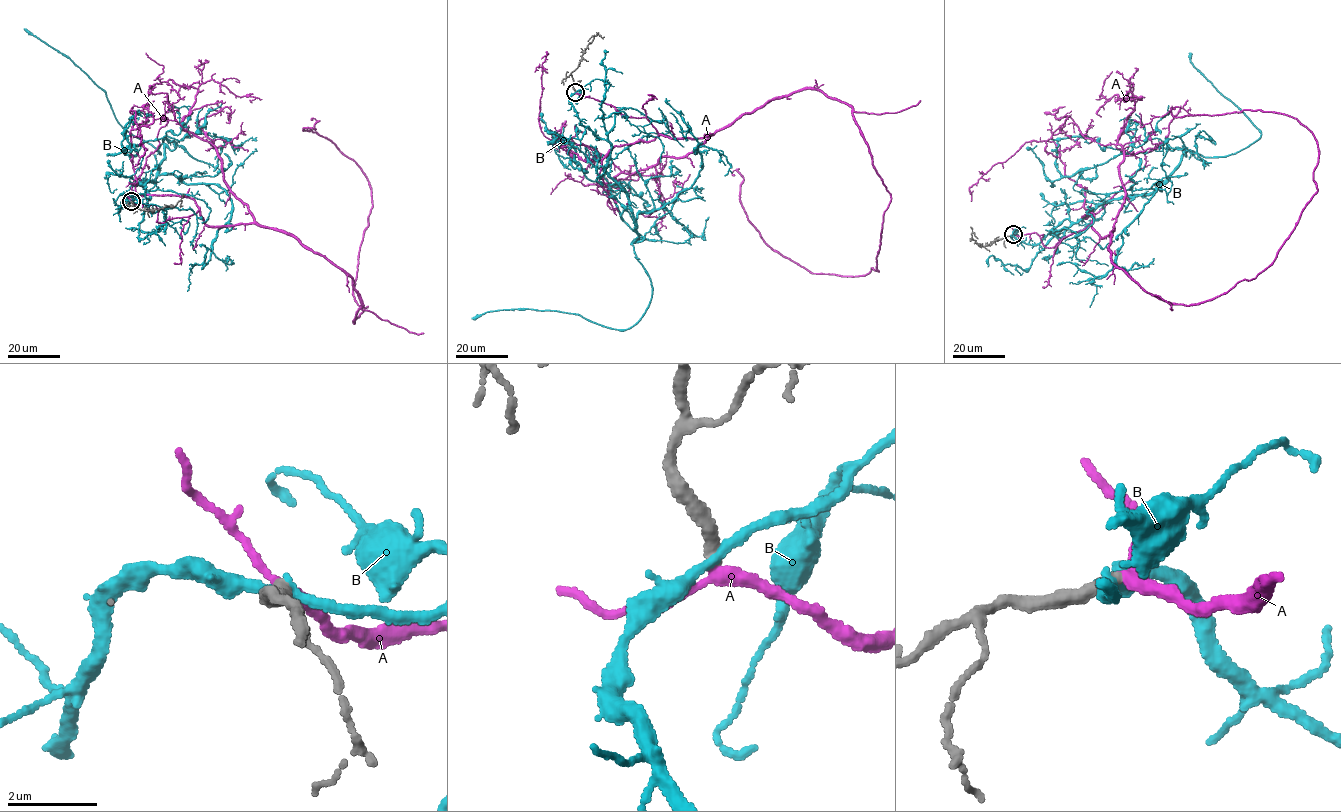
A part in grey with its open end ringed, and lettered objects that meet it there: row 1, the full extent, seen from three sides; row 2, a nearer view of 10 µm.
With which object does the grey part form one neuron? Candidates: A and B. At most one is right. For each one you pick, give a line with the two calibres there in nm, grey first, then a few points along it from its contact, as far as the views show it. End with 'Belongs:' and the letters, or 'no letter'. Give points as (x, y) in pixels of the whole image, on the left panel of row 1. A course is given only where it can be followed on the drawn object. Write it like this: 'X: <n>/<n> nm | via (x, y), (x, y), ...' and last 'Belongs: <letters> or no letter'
A: 320/260 nm | via (131, 201), (290, 234), (350, 275), (353, 323), (370, 184), (312, 120)
Belongs: A

